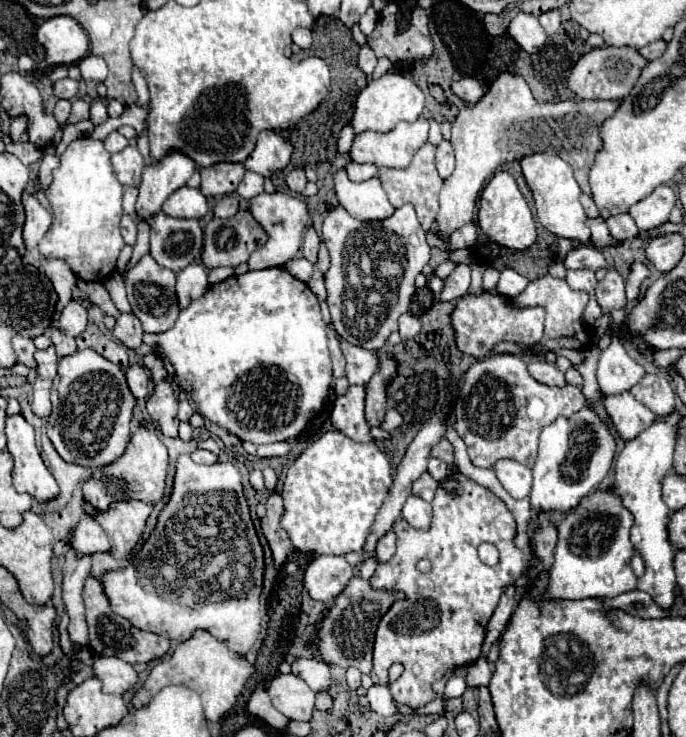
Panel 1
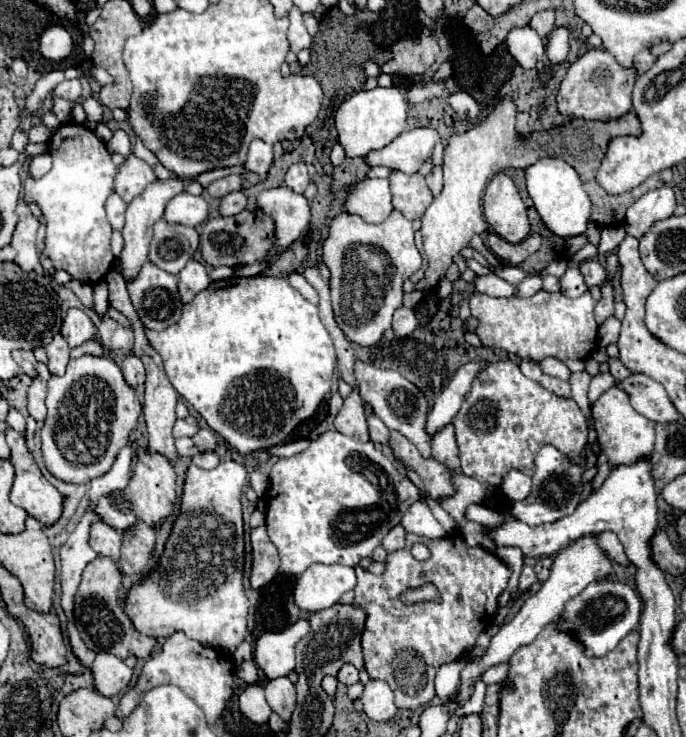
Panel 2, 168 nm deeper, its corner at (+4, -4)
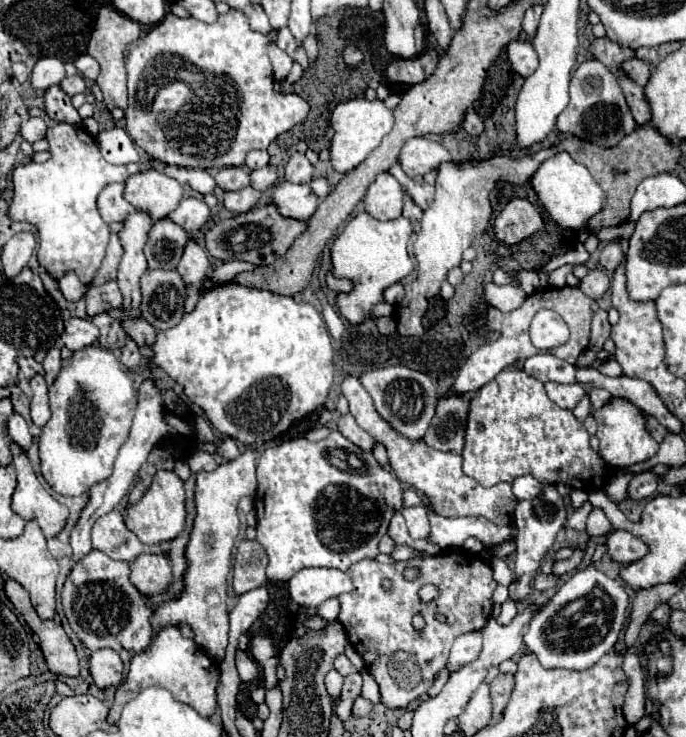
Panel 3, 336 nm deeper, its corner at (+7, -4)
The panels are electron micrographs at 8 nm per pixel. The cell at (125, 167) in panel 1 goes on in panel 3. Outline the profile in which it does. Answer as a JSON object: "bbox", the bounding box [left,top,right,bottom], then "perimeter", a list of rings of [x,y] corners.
{"bbox":[125,169,183,219],"perimeter":[[[145,169],[129,175],[125,181],[125,199],[143,211],[149,211],[153,219],[167,217],[183,197],[179,181],[155,171]]]}

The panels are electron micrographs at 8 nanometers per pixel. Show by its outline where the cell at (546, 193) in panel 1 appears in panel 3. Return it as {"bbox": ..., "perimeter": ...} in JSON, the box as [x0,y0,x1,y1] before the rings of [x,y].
{"bbox":[531,153,605,229],"perimeter":[[[557,153],[549,157],[547,161],[541,163],[541,167],[533,173],[531,185],[551,215],[551,219],[561,227],[561,229],[581,229],[587,225],[587,221],[601,211],[605,205],[605,195],[601,187],[595,183],[591,173],[587,171],[585,165],[575,163],[567,153]]]}

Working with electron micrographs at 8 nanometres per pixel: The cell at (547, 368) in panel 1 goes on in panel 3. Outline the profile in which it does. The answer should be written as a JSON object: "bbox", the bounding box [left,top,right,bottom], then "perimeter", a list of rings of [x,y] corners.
{"bbox":[545,383,585,409],"perimeter":[[[545,383],[547,395],[551,401],[555,401],[559,407],[563,409],[573,409],[577,405],[577,401],[585,395],[585,387],[579,383],[573,385],[563,385],[563,383]]]}

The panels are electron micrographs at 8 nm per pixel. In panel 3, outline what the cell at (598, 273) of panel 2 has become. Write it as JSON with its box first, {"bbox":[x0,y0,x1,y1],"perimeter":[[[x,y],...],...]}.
{"bbox":[579,269,609,299],"perimeter":[[[591,269],[583,279],[581,279],[581,285],[579,289],[591,297],[591,299],[599,299],[607,289],[609,289],[609,275],[601,269]]]}

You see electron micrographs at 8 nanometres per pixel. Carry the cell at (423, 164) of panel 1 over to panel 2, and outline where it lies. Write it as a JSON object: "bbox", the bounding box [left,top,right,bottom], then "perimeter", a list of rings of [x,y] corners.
{"bbox":[390,171,434,221],"perimeter":[[[394,171],[390,175],[390,185],[392,185],[394,209],[398,209],[410,221],[420,219],[424,215],[426,207],[434,199],[420,173],[406,175],[406,173]]]}

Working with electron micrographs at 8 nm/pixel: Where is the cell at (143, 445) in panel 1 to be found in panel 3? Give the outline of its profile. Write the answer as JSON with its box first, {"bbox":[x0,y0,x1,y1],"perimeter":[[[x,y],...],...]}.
{"bbox":[125,471,185,545],"perimeter":[[[157,471],[143,497],[137,503],[129,505],[125,511],[125,525],[129,525],[129,531],[133,531],[145,545],[175,539],[183,531],[183,523],[185,523],[185,491],[183,481],[175,475],[175,471]]]}

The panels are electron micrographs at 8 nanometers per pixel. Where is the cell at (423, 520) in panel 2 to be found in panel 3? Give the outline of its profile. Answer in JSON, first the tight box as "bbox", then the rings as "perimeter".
{"bbox":[401,505,429,539],"perimeter":[[[423,505],[405,507],[401,513],[407,521],[407,529],[409,529],[409,535],[413,539],[429,537],[429,517],[427,517],[427,509]]]}

